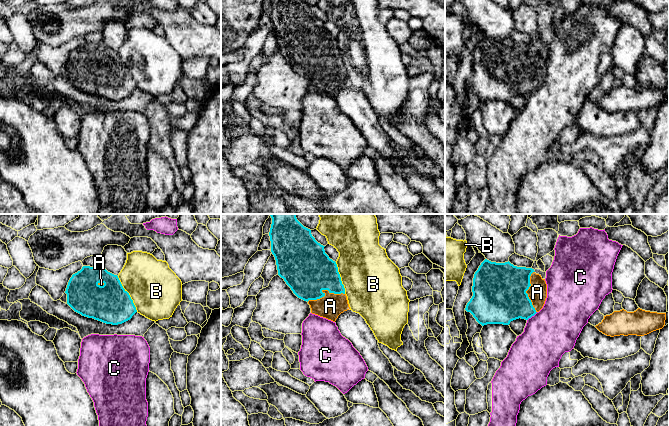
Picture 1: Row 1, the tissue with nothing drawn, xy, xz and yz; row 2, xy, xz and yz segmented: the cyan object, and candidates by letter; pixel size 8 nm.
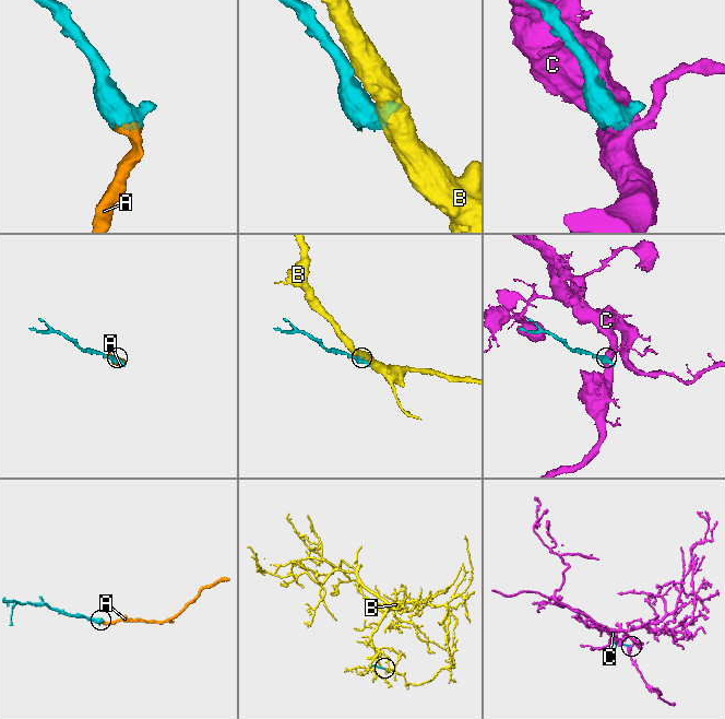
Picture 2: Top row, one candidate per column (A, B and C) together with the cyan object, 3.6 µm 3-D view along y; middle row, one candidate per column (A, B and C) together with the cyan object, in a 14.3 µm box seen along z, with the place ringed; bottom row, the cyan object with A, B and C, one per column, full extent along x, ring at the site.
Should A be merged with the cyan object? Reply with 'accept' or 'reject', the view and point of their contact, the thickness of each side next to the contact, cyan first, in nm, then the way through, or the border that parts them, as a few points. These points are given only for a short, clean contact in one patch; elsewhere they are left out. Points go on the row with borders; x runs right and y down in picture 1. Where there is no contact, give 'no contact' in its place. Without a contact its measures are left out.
accept; contact xz (321, 291); calibres 400 and 200 nm

